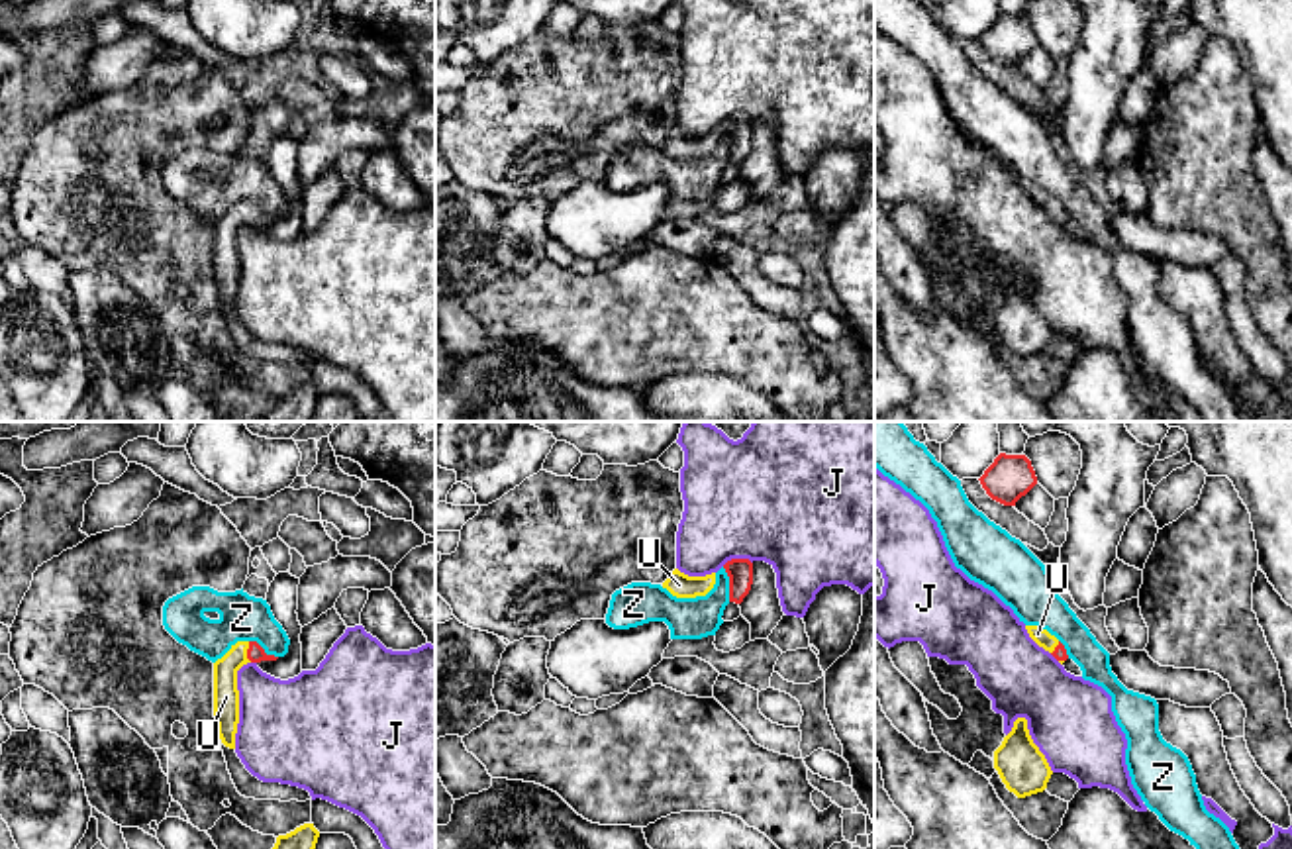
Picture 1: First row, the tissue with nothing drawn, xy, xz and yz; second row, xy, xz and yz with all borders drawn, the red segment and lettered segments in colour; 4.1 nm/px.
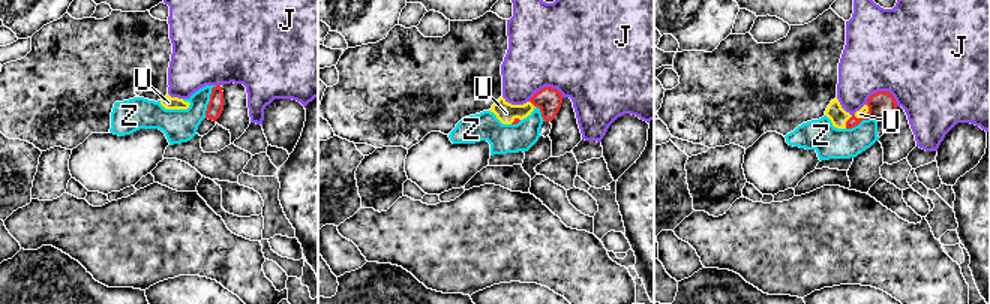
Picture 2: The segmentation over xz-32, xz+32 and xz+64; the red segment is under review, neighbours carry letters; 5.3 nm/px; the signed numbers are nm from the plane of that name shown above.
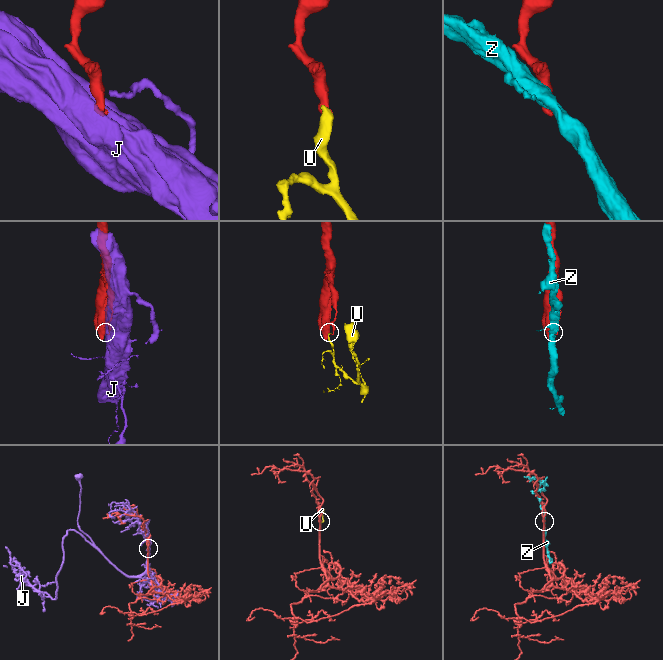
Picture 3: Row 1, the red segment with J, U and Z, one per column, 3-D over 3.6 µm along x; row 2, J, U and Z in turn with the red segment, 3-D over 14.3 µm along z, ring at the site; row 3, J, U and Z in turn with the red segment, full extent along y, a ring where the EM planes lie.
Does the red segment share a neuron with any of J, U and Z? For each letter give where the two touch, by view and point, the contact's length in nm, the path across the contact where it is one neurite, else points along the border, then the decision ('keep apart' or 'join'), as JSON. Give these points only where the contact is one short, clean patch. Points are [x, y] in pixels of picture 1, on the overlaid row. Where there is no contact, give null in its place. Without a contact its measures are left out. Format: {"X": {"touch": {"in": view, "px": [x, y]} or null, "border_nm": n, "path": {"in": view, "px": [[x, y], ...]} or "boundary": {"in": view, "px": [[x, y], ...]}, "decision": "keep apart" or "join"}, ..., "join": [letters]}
{"J": {"touch": {"in": "xz", "px": [736, 559]}, "border_nm": 130, "boundary": {"in": "xz", "px": [[751, 561], [728, 559], [722, 565]]}, "decision": "keep apart"}, "U": {"touch": {"in": "xy", "px": [248, 651]}, "border_nm": 90, "path": {"in": "xy", "px": [[255, 653], [248, 651], [226, 671], [226, 697]]}, "decision": "join"}, "Z": {"touch": {"in": "xz", "px": [730, 585]}, "border_nm": 150, "decision": "keep apart"}, "join": ["U"]}

